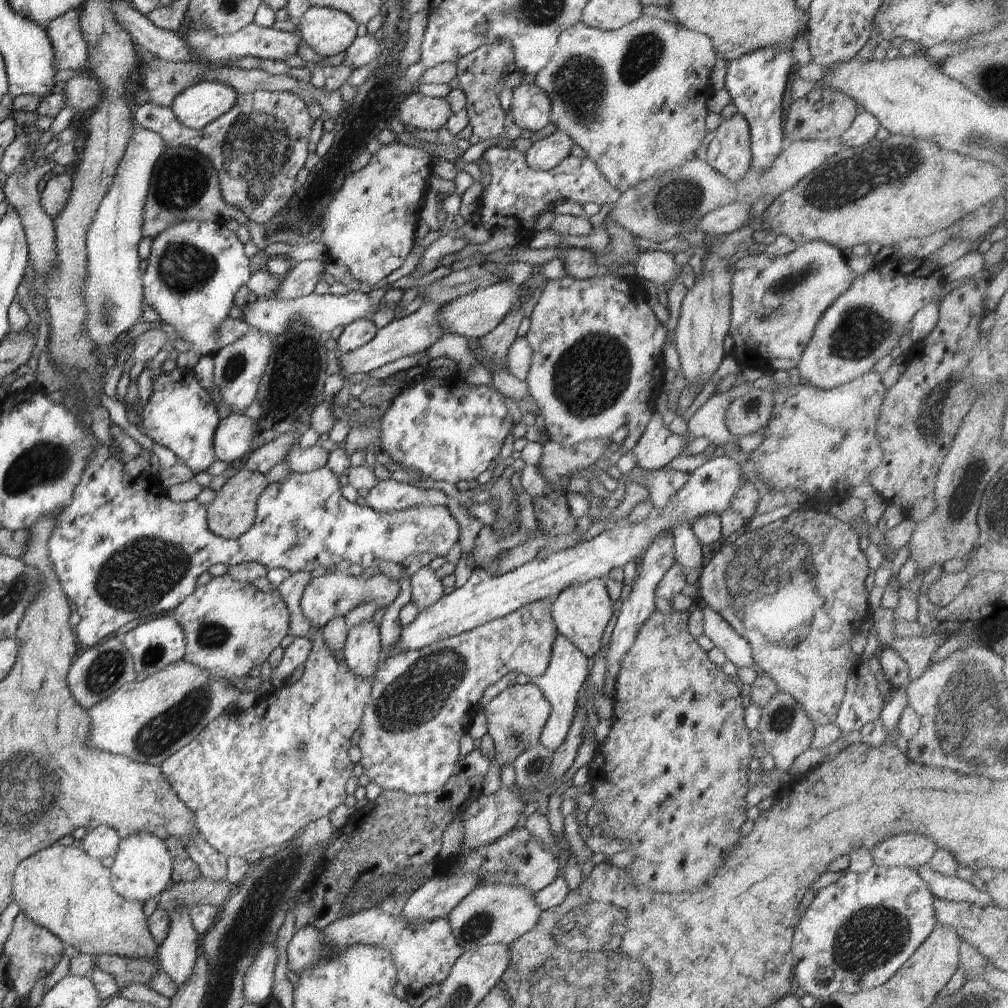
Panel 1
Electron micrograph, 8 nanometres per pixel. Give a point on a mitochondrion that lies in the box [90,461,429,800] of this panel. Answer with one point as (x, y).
(133, 579)

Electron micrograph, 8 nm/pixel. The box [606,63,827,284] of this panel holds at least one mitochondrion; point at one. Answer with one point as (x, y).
(677, 200)

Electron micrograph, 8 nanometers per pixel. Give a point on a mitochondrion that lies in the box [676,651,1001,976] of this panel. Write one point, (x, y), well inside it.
(782, 717)

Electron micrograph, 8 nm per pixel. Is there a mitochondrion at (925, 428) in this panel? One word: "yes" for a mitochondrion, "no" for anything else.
yes

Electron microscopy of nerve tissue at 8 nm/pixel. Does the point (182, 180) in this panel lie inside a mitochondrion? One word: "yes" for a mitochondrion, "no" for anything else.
yes

